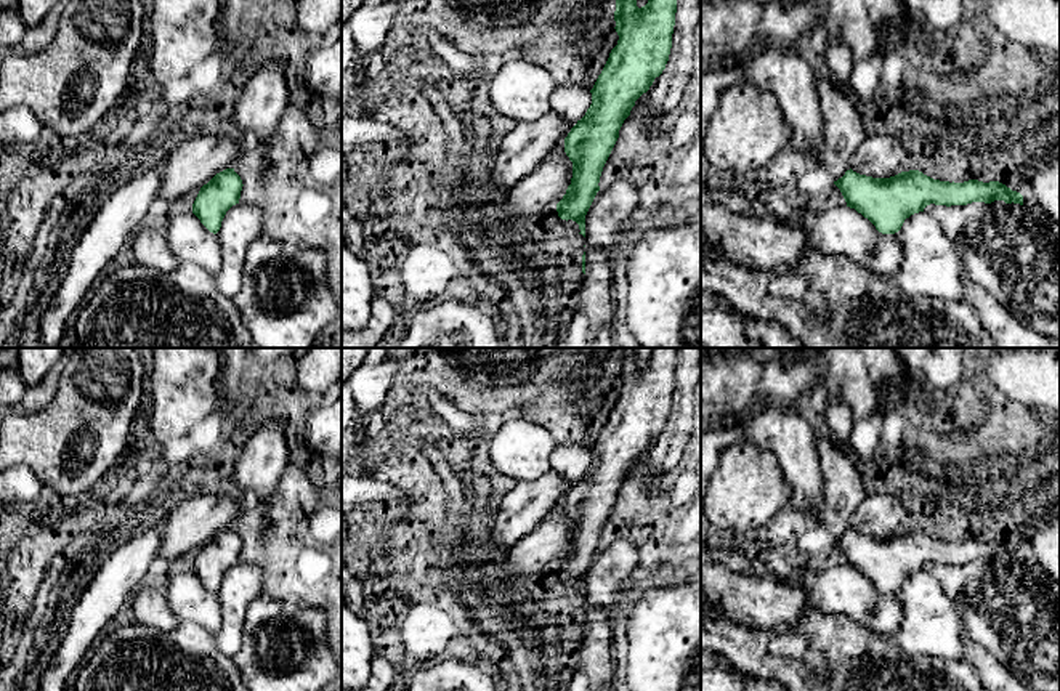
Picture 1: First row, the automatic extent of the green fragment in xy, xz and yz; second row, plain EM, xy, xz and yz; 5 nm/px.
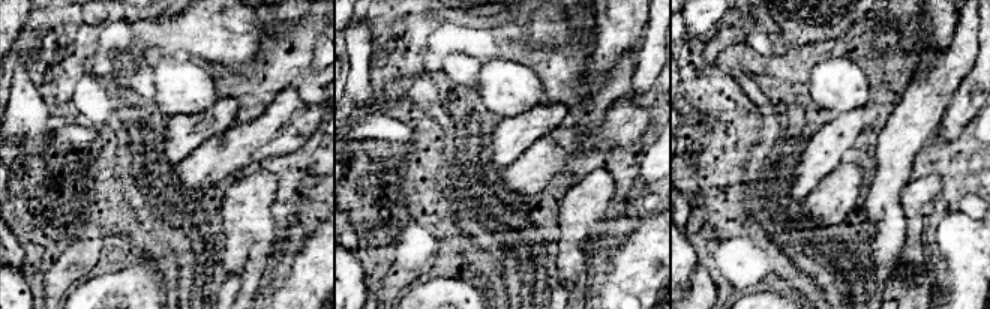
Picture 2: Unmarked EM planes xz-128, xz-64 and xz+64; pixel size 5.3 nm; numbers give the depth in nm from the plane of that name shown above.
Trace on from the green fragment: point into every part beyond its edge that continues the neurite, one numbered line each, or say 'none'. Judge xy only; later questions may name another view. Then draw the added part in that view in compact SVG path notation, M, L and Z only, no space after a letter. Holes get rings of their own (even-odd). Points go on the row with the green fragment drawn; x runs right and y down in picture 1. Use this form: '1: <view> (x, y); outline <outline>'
none

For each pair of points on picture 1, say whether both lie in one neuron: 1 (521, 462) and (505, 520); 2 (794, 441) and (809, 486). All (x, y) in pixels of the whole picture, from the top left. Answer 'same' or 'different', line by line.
1: different
2: same

